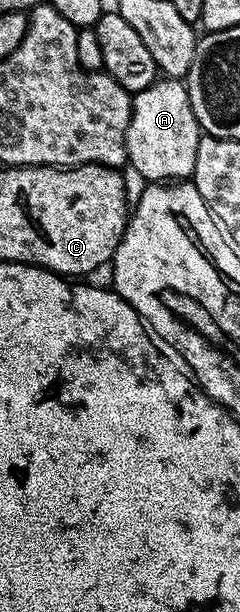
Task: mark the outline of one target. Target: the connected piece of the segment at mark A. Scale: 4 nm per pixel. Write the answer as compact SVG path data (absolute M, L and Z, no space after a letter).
M159 78L155 83L150 84L145 90L134 93L131 102L131 121L129 122L129 130L127 131L127 158L130 167L135 167L135 172L139 176L144 176L144 181L147 182L175 182L178 180L185 180L194 175L195 163L197 162L197 146L199 145L199 138L201 129L197 118L193 114L193 106L189 102L189 94L187 93L187 85L179 78Z

